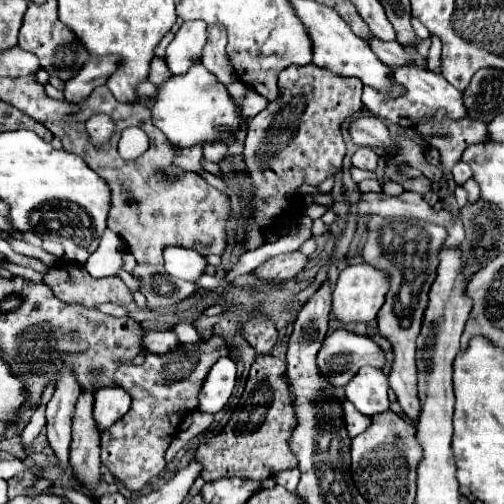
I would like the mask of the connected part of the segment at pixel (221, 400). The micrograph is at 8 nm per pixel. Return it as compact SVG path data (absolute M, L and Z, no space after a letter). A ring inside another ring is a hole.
M222 356L212 370L206 376L206 382L202 384L202 390L198 394L198 408L194 412L198 414L218 414L234 388L236 382L236 362L232 362L228 356Z

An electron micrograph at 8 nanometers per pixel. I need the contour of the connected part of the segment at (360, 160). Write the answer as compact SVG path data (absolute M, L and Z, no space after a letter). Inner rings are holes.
M358 148L356 154L352 156L352 164L356 168L364 168L364 170L376 170L378 164L378 156L372 148Z

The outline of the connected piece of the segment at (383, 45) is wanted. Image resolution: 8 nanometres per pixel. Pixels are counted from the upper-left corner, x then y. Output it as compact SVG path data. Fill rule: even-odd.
M374 36L366 38L366 42L370 42L370 48L374 50L374 54L388 66L402 66L402 64L408 64L408 62L414 62L420 68L424 68L424 58L420 54L408 56L398 42L382 42Z

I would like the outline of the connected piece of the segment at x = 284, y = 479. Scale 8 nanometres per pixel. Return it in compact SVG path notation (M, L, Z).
M290 468L290 470L282 470L274 476L274 482L284 486L288 492L296 494L296 482L298 482L298 468Z

